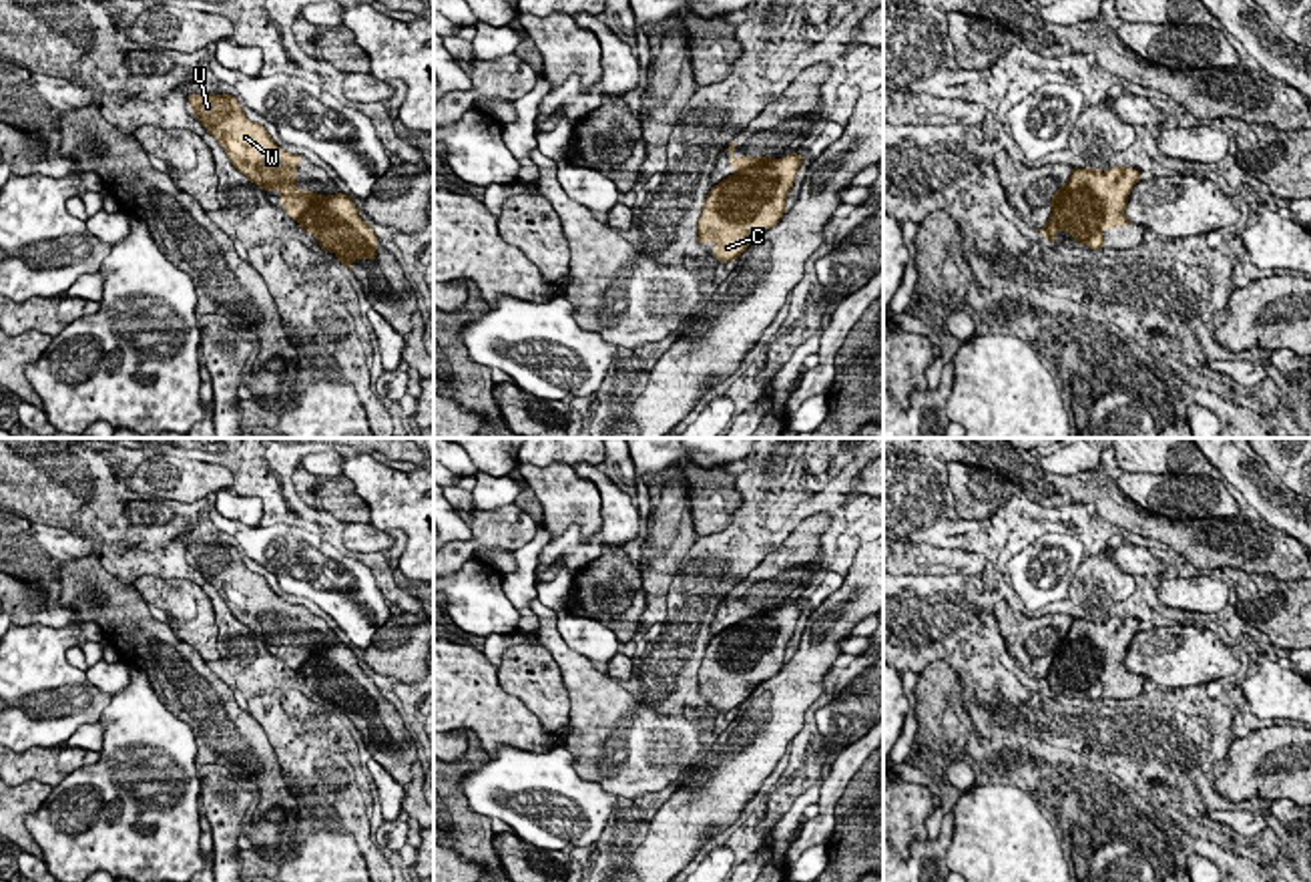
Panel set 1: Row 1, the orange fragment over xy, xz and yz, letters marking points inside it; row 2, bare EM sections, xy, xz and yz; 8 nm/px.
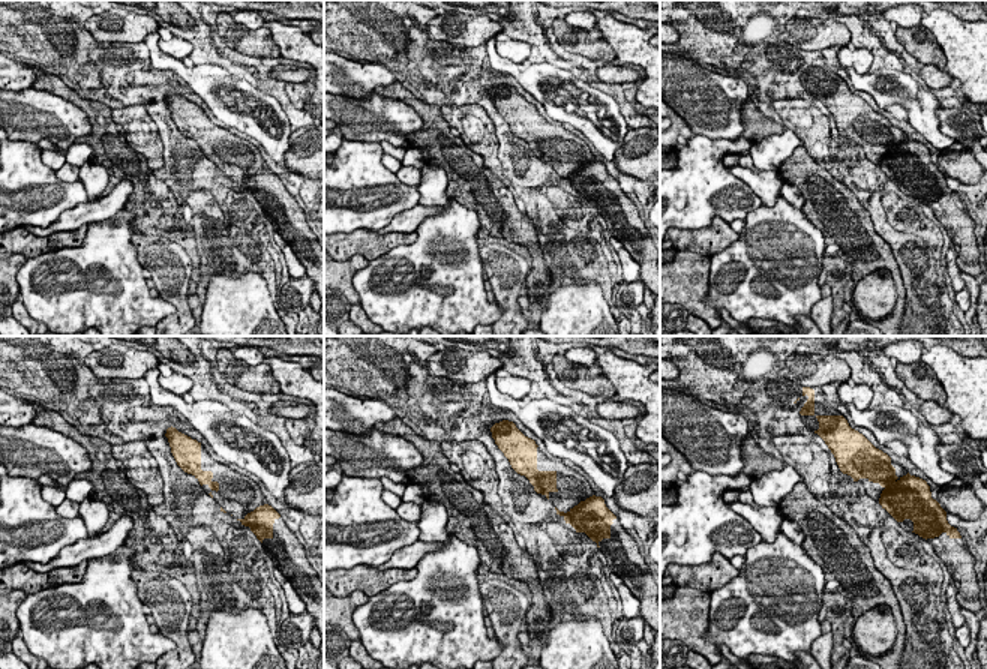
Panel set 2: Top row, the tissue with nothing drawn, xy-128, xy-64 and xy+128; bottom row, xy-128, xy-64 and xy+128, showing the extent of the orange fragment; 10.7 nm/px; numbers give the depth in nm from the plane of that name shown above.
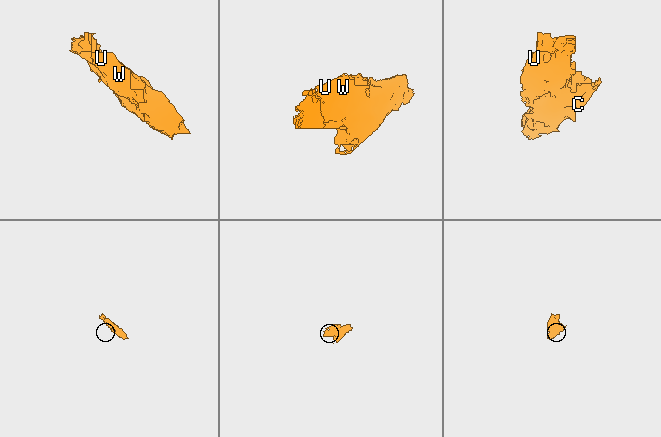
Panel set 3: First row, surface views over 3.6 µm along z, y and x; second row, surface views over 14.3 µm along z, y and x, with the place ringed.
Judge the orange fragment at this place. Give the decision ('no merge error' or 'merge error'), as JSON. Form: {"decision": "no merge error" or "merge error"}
{"decision": "merge error"}

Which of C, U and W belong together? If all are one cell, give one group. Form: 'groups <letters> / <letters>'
groups C / U W

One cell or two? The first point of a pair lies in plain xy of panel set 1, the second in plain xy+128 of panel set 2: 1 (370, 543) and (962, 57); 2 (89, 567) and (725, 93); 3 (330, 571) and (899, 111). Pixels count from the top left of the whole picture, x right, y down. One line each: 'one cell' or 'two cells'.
1: two cells
2: two cells
3: two cells

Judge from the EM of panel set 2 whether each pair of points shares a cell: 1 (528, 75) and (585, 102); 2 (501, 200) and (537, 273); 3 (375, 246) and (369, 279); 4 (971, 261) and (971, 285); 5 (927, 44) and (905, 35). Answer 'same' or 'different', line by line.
1: same
2: same
3: different
4: different
5: same

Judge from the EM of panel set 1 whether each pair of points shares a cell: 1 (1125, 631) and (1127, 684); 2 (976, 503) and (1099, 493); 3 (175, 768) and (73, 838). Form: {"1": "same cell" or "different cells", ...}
{"1": "same cell", "2": "different cells", "3": "same cell"}

